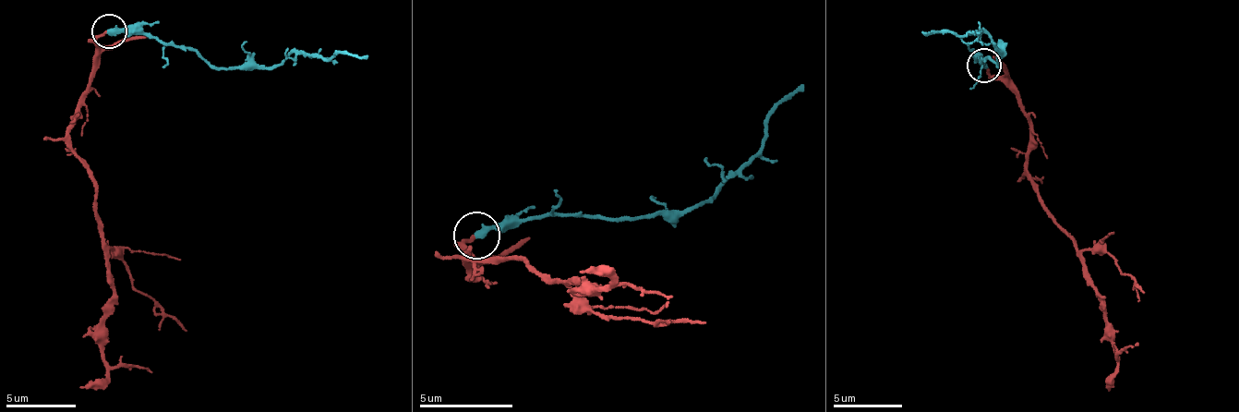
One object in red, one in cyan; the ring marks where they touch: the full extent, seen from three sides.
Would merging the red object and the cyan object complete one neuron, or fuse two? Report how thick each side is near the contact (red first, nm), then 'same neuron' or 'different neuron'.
170/400 nm | same neuron

